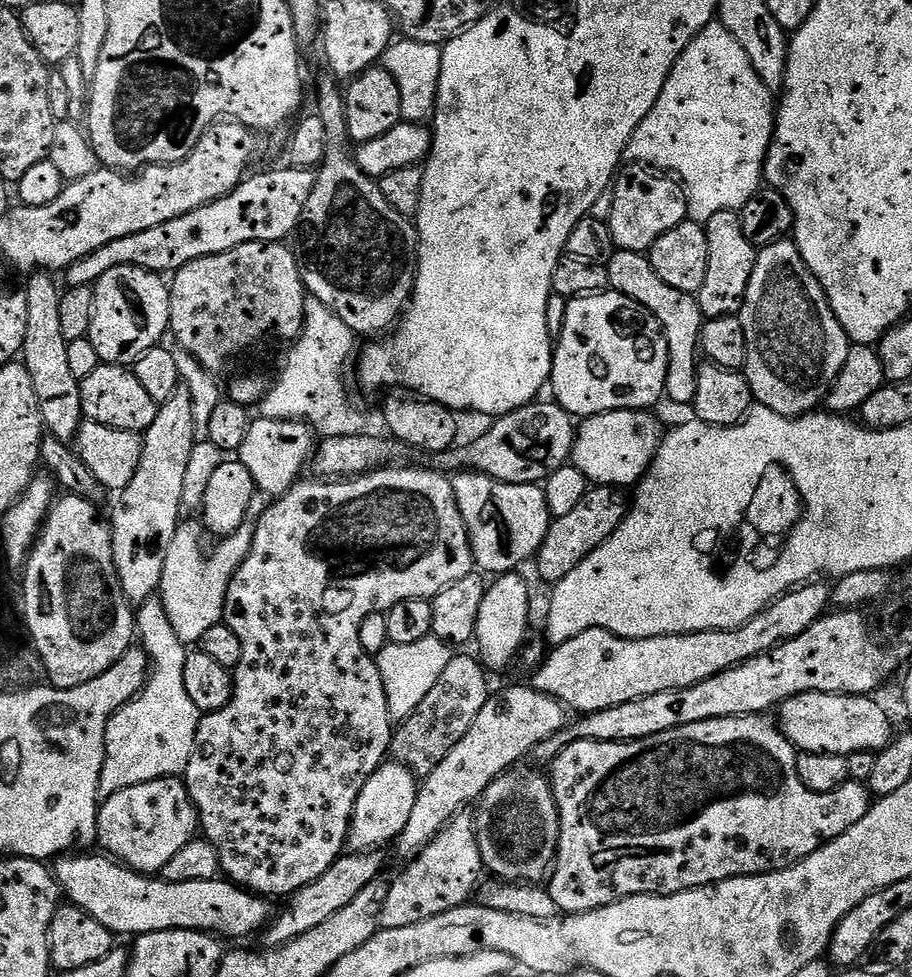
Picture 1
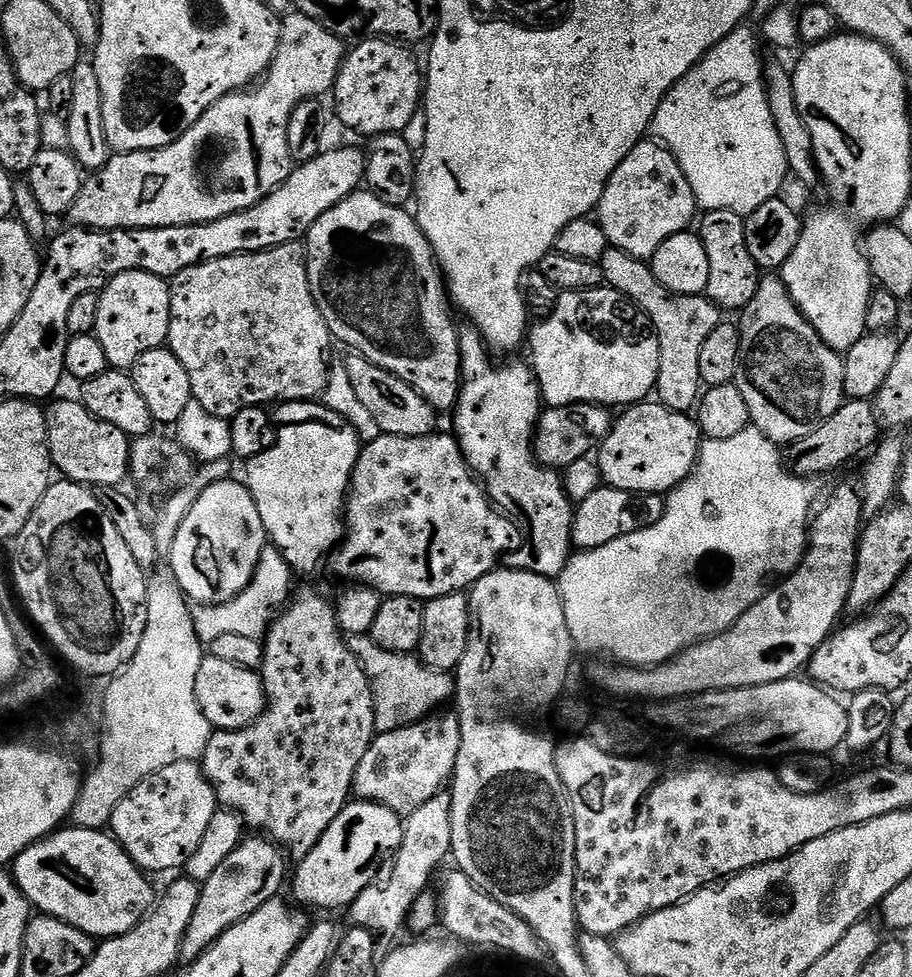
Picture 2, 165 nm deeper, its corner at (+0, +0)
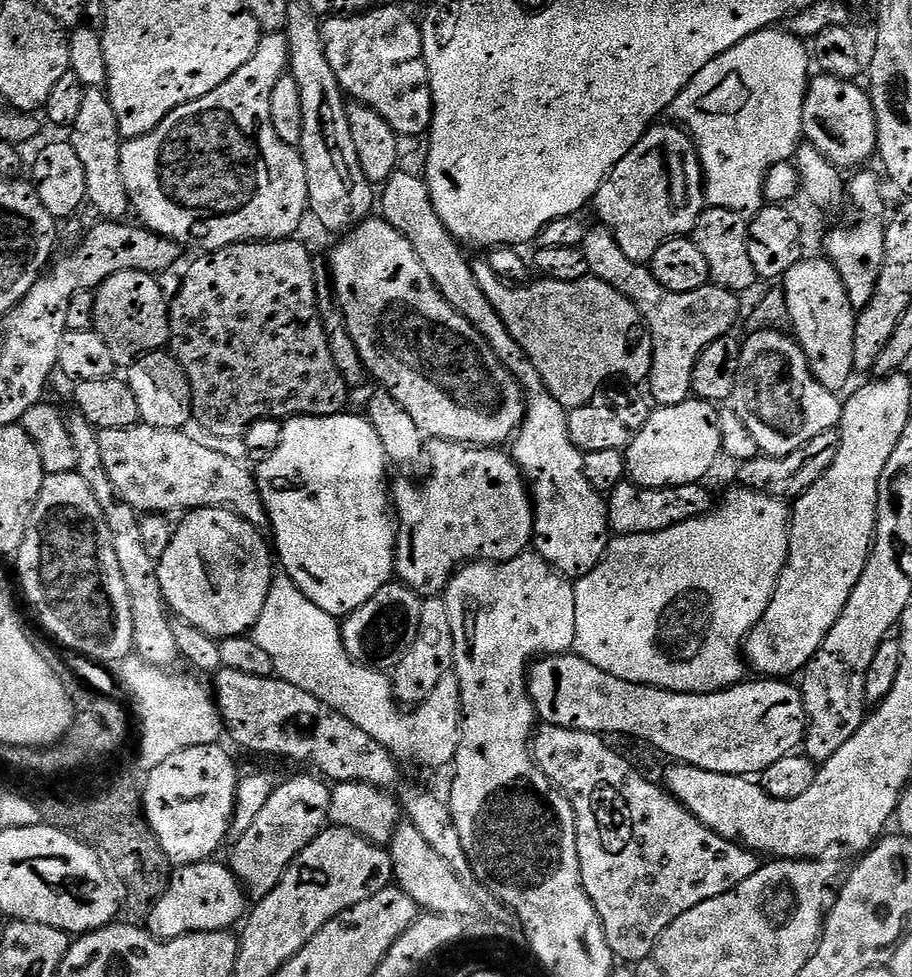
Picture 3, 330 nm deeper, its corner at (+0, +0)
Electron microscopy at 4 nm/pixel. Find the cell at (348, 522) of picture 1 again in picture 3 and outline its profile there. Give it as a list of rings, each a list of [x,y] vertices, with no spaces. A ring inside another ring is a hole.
[[[429,439],[427,460],[432,473],[421,484],[396,479],[390,484],[396,523],[395,575],[422,598],[441,595],[457,569],[469,562],[512,560],[529,551],[536,517],[524,475],[507,451]]]

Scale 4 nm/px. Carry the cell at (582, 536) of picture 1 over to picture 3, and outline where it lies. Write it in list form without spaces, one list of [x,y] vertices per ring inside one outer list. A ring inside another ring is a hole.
[[[625,482],[614,491],[607,493],[608,527],[616,536],[633,536],[634,534],[654,534],[670,530],[682,522],[704,516],[712,511],[714,499],[704,489],[703,483],[683,484],[673,488],[639,488],[637,484]]]

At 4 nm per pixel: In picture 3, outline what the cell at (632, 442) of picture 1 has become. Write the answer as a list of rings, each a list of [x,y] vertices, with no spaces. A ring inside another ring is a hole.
[[[689,398],[674,406],[657,407],[646,420],[646,426],[638,430],[634,442],[630,442],[624,461],[628,467],[627,479],[639,488],[673,488],[701,483],[721,456],[717,405]]]

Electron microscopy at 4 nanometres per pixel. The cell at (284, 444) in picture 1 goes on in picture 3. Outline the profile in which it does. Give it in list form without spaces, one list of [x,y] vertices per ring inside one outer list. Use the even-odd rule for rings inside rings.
[[[348,415],[294,416],[283,421],[282,442],[278,442],[278,450],[274,450],[274,454],[270,454],[270,458],[266,458],[266,462],[258,465],[254,472],[262,502],[268,511],[270,533],[272,532],[273,538],[276,539],[274,552],[278,557],[279,567],[280,564],[284,567],[281,568],[283,575],[289,576],[298,586],[298,590],[302,590],[302,594],[306,594],[306,598],[314,602],[314,606],[319,606],[320,609],[326,610],[326,614],[337,618],[349,616],[351,612],[358,610],[358,606],[366,606],[366,602],[370,602],[370,598],[374,598],[374,594],[378,594],[382,586],[393,583],[396,570],[396,524],[394,509],[390,503],[390,475],[388,476],[390,461],[384,455],[382,438],[378,438],[371,421],[363,415]]]

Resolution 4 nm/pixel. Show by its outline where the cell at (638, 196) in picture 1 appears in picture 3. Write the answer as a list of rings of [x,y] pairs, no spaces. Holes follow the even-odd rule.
[[[657,123],[649,128],[647,134],[614,166],[612,173],[602,182],[594,201],[596,216],[601,225],[614,234],[618,246],[622,246],[622,251],[626,258],[634,262],[647,265],[658,250],[668,240],[673,240],[676,236],[687,237],[696,229],[698,218],[706,207],[706,197],[704,195],[704,168],[700,164],[700,156],[696,152],[696,142],[688,135],[683,127],[675,123]]]

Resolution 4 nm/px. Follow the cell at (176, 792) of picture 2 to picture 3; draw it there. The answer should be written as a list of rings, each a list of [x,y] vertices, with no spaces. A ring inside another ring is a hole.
[[[220,744],[190,746],[186,750],[178,750],[178,754],[170,754],[166,762],[151,768],[144,794],[143,814],[170,865],[203,864],[215,857],[212,855],[228,840],[236,805],[236,788],[239,785],[240,776],[236,772],[236,764],[231,754]]]

